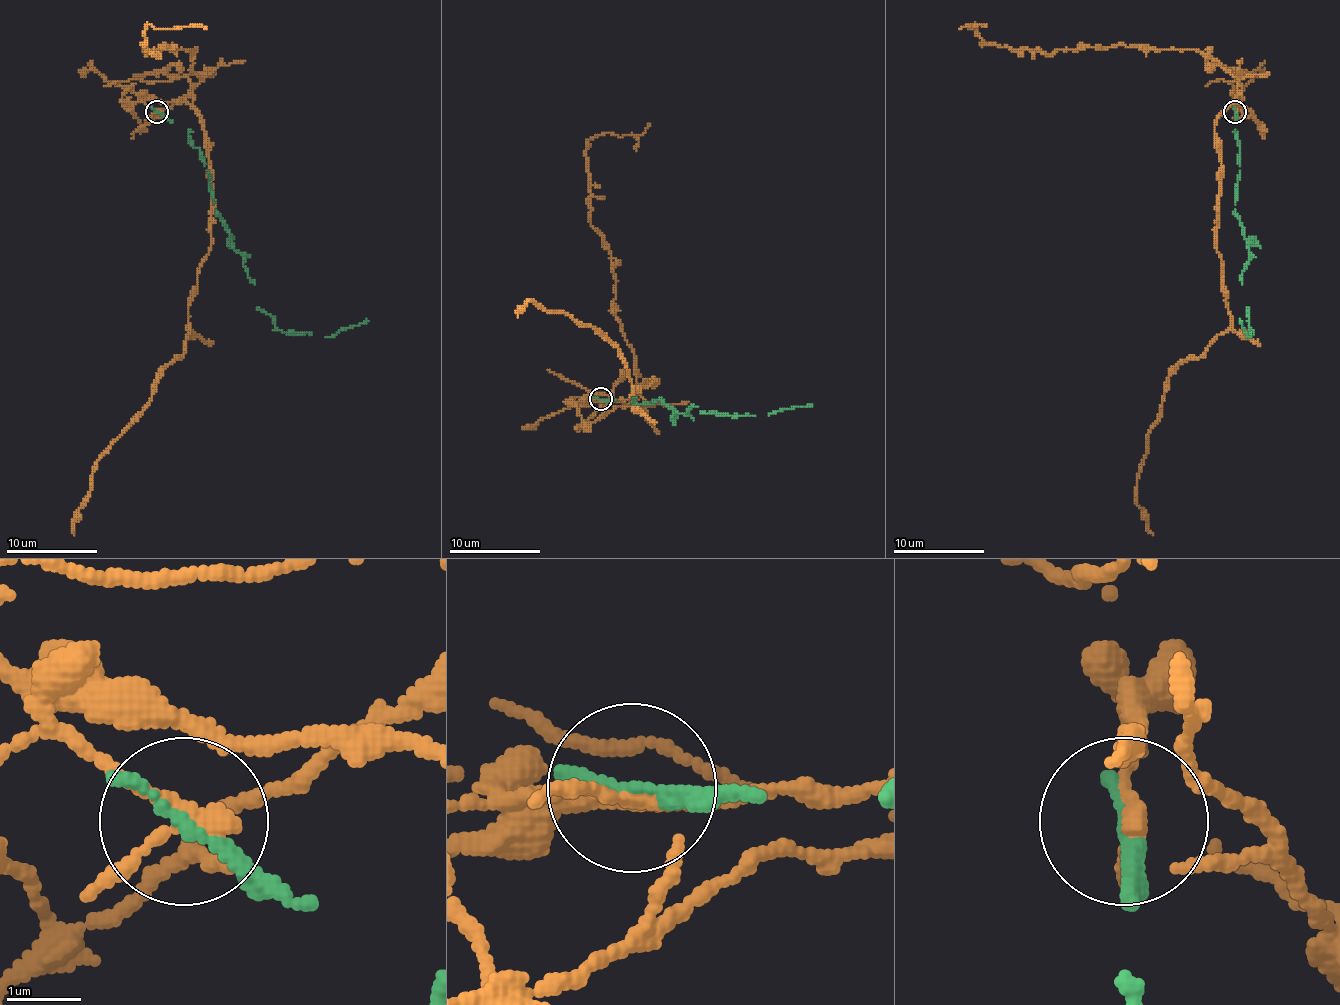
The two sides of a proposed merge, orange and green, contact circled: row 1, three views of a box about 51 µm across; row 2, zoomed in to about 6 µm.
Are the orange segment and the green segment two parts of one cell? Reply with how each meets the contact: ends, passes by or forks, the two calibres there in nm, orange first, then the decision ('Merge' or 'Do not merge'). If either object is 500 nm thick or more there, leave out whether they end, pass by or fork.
At the ring orange forks. At the ring green ends. Thickness 200 nm (orange) against 220 nm. Do not merge

